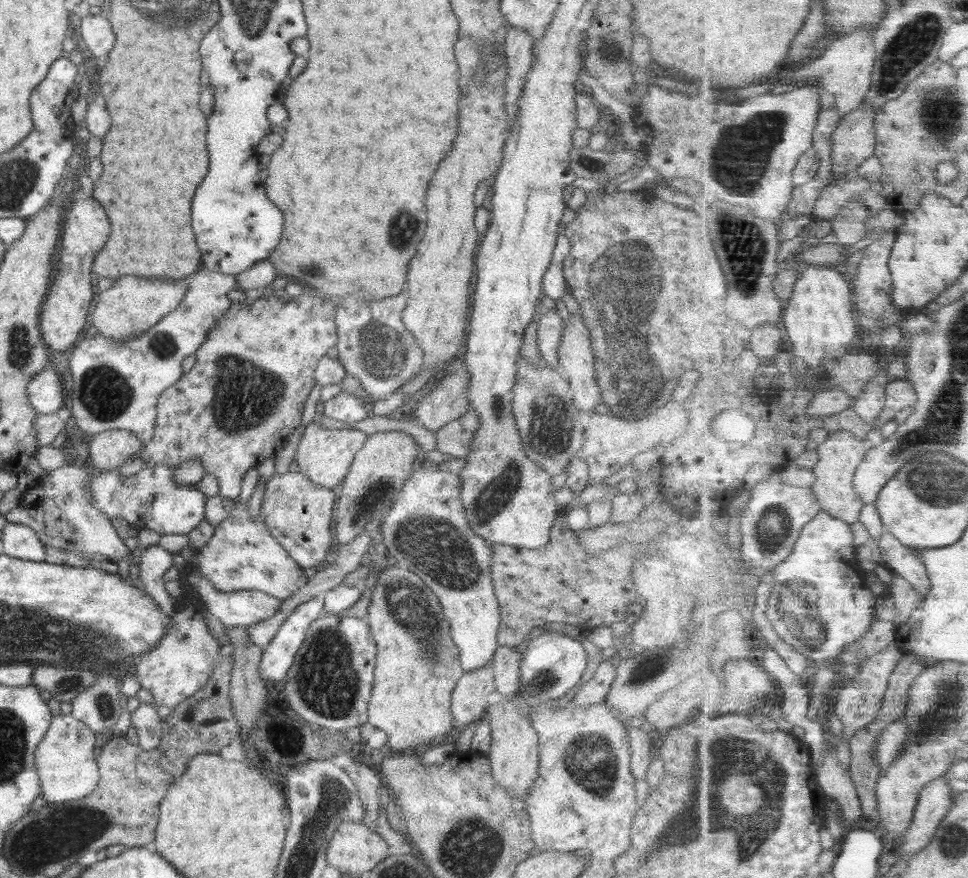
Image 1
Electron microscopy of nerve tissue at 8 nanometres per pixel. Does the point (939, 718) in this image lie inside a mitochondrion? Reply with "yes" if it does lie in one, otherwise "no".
yes

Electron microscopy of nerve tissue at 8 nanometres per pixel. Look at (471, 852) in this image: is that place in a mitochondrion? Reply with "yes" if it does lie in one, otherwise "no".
yes

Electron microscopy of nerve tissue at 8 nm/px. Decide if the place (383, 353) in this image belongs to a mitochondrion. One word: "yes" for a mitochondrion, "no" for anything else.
yes

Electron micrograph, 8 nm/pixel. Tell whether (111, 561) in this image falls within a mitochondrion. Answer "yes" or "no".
no

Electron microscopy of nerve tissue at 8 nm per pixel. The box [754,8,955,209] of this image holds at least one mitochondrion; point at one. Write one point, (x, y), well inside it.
(911, 45)

